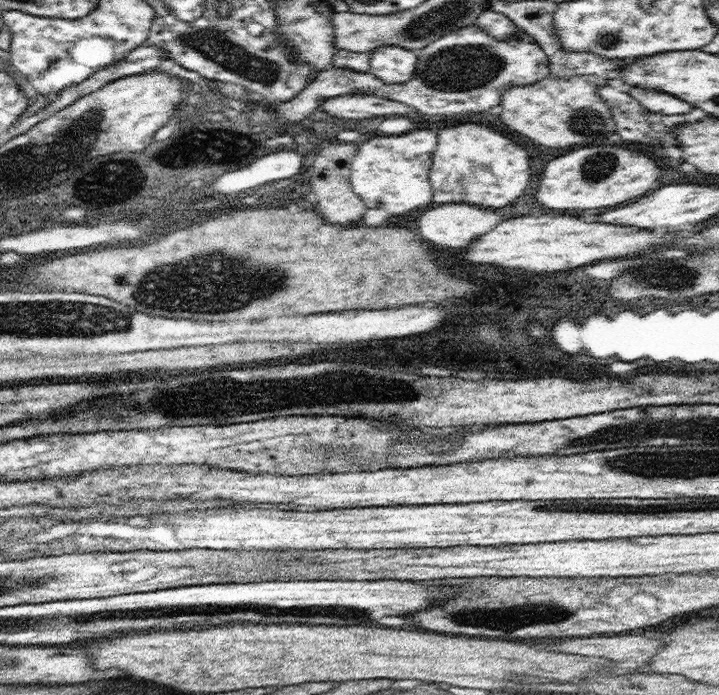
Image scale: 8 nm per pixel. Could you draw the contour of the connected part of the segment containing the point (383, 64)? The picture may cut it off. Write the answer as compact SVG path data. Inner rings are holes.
M380 46L370 52L370 70L384 84L408 82L416 72L418 57L402 46Z

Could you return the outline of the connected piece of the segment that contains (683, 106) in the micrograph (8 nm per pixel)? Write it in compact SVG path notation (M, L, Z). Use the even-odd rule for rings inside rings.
M632 86L628 92L634 97L645 109L655 113L667 115L690 114L695 110L694 106L690 106L689 102L676 98L668 92L660 90L644 90L640 86Z

